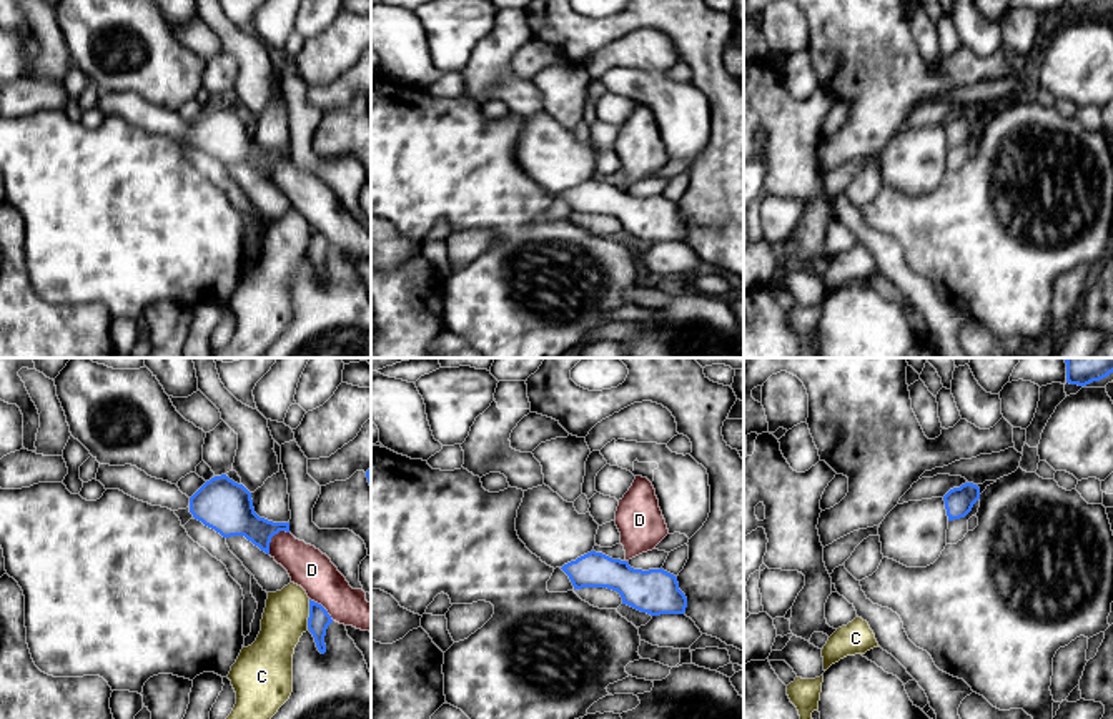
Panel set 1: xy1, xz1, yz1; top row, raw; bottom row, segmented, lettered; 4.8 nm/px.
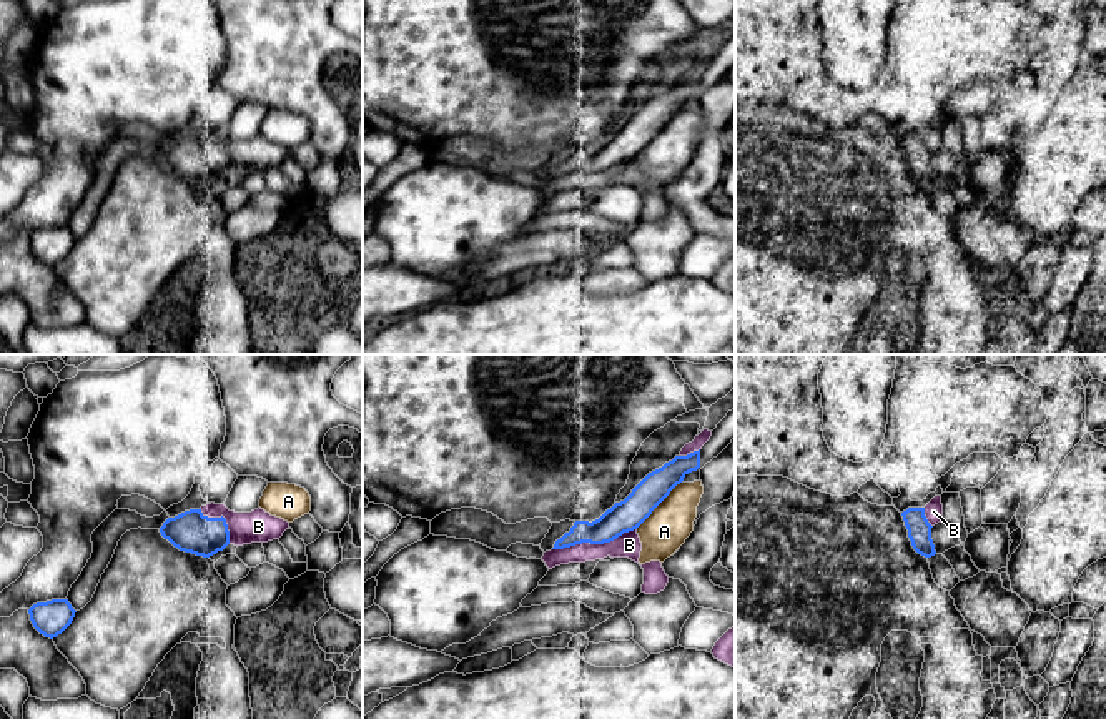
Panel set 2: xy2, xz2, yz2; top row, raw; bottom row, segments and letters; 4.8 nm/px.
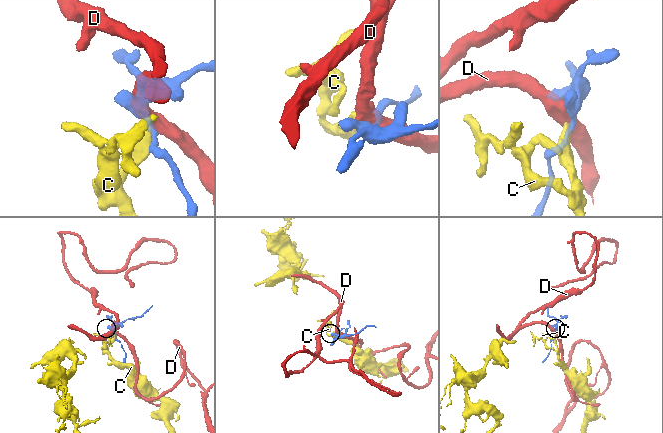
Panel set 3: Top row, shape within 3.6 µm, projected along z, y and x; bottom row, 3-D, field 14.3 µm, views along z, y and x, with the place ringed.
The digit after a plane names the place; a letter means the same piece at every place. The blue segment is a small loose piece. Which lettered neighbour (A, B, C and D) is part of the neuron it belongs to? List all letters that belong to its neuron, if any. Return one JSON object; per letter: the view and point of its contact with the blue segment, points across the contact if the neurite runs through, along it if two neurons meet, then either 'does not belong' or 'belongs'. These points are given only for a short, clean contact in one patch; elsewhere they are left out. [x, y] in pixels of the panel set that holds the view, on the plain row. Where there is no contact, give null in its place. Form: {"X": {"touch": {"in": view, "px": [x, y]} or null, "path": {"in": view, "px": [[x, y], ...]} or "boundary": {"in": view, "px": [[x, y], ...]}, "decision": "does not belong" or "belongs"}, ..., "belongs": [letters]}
{"A": {"touch": {"in": "xz2", "px": [659, 130]}, "boundary": {"in": "xz2", "px": [[681, 109], [636, 155]]}, "decision": "does not belong"}, "B": {"touch": {"in": "xz2", "px": [594, 170]}, "decision": "does not belong"}, "C": {"touch": {"in": "xy1", "px": [310, 242]}, "boundary": {"in": "xy1", "px": [[310, 227], [306, 255]]}, "decision": "does not belong"}, "D": {"touch": {"in": "xy1", "px": [272, 163]}, "decision": "does not belong"}, "belongs": []}

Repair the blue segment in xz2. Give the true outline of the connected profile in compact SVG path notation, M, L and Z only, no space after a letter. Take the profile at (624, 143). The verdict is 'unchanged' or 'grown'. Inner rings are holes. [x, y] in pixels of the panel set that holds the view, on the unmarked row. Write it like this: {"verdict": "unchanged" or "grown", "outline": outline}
{"verdict": "unchanged", "outline": "M700 77L687 83L675 83L662 95L649 100L624 128L615 130L599 146L592 150L575 148L570 158L555 168L552 176L582 170L604 171L637 156L670 118L699 95Z"}

